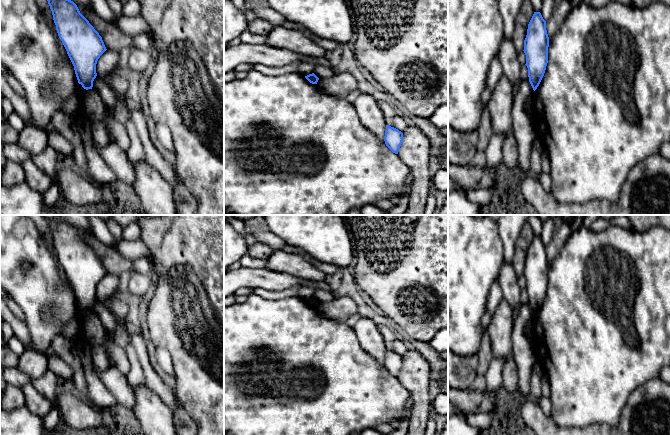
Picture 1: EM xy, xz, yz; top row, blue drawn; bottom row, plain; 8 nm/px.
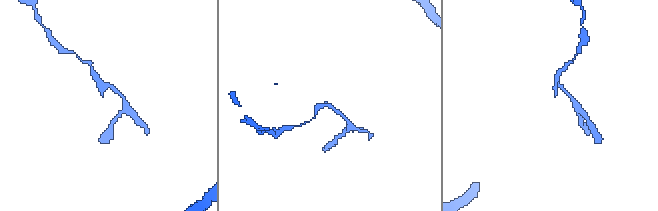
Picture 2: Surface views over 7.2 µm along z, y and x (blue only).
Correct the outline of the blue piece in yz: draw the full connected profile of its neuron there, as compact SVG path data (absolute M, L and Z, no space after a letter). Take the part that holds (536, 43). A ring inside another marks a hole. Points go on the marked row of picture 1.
M534 12L524 40L524 53L528 68L529 82L535 91L539 86L548 63L549 37L546 21L540 12Z

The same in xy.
M47 0L60 40L74 66L78 83L92 89L96 64L107 50L102 37L71 0Z

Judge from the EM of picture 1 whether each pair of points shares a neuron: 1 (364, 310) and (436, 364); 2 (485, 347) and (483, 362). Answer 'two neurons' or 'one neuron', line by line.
1: one neuron
2: one neuron

